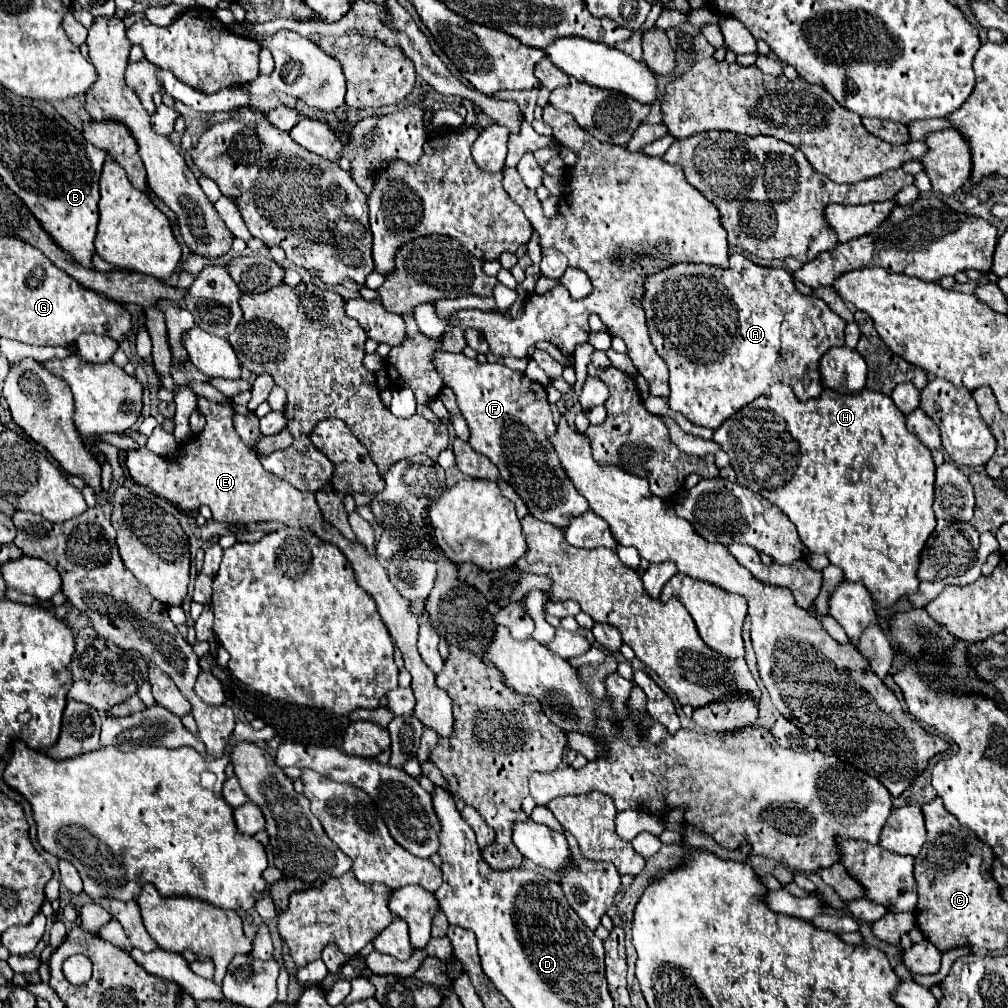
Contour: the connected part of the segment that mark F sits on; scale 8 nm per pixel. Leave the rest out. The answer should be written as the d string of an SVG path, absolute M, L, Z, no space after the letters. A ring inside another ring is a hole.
M436 351L432 357L436 373L442 377L444 385L450 387L456 395L462 417L470 427L470 445L474 451L490 457L490 461L500 469L500 475L514 487L514 491L524 499L528 511L536 515L536 519L552 523L556 527L568 527L570 519L584 513L588 503L580 497L580 493L572 487L572 481L564 475L560 461L556 459L556 451L552 451L548 443L548 435L556 431L546 389L540 383L530 381L526 375L508 369L502 363L478 363L476 359L468 359L464 353L448 353Z

